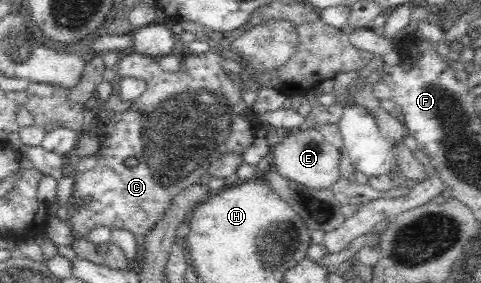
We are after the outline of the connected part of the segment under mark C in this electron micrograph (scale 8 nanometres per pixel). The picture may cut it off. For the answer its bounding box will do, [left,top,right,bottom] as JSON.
[67,19,299,263]

